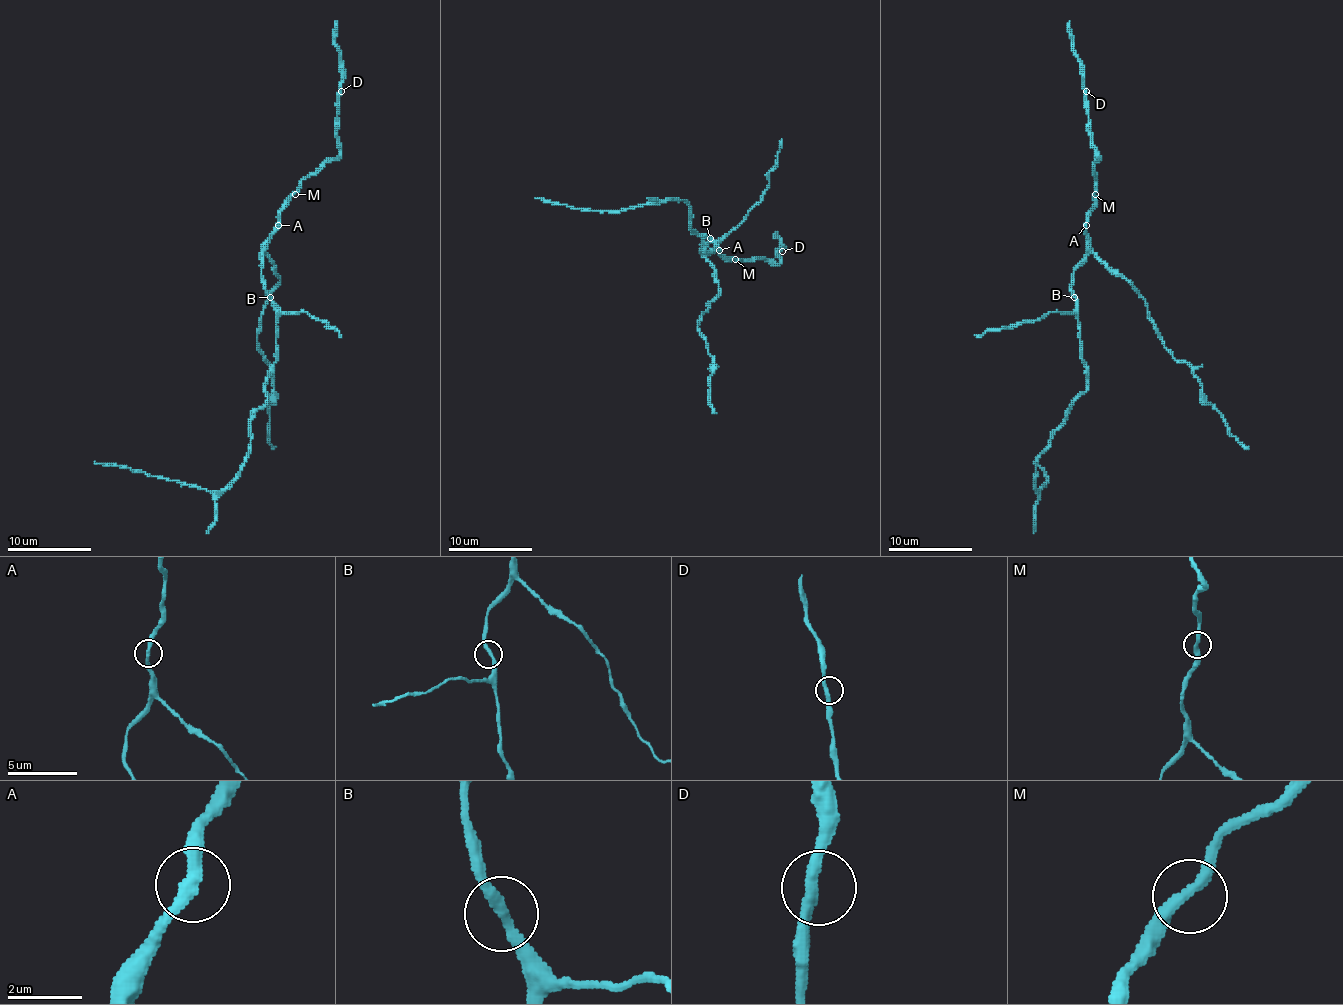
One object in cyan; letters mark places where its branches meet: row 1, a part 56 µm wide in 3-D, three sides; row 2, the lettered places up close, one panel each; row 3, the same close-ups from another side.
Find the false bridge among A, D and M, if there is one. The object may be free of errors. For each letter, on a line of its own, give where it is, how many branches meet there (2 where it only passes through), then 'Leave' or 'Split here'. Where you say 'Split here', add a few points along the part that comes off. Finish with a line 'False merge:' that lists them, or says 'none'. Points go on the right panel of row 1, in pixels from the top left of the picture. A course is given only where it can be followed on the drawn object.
A: Place: (1086, 225). Branches: 2. Leave
D: Place: (1086, 91). Branches: 2. Leave
M: Place: (1095, 194). Branches: 2. Leave
False merge: none

